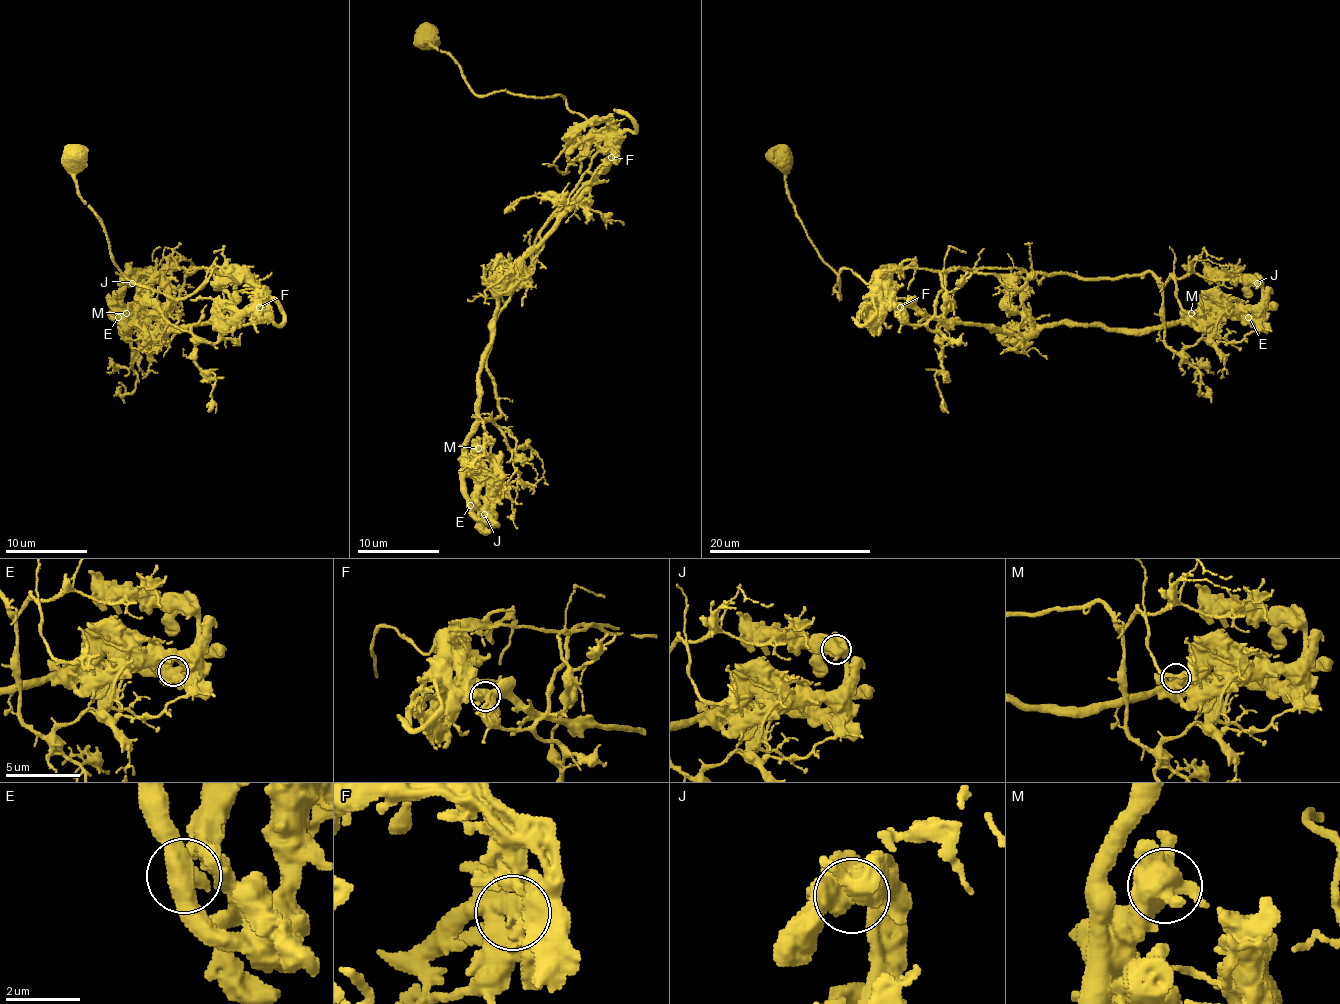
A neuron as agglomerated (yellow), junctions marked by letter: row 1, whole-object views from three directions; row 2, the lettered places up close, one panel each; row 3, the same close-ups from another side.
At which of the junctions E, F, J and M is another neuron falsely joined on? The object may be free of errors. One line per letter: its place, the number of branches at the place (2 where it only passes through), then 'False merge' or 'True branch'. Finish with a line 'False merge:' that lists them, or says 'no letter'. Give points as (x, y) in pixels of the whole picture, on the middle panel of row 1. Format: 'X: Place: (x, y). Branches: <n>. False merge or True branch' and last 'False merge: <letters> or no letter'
E: Place: (470, 505). Branches: 3. True branch
F: Place: (611, 157). Branches: 3. False merge
J: Place: (484, 514). Branches: 3. True branch
M: Place: (478, 448). Branches: 3. True branch
False merge: F

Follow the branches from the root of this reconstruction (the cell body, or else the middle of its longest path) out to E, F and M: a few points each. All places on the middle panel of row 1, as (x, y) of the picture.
E: (423, 44), (445, 53), (478, 95), (562, 95), (613, 153), (498, 297), (464, 461), (470, 505)
F: (423, 44), (445, 53), (478, 95), (562, 95), (566, 106), (590, 124), (611, 157)
M: (423, 44), (445, 53), (478, 95), (562, 95), (613, 153), (498, 297), (478, 379), (478, 448)

